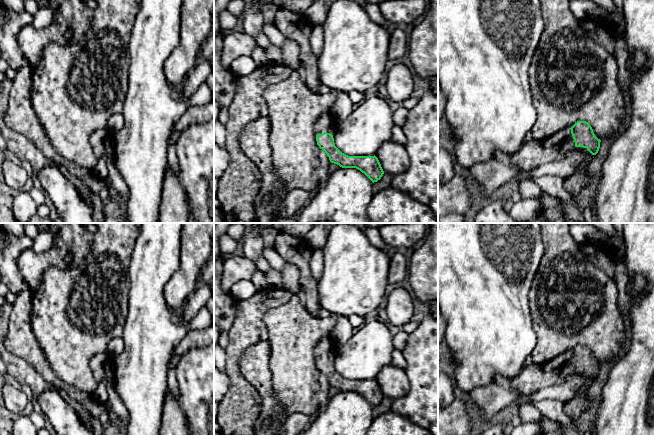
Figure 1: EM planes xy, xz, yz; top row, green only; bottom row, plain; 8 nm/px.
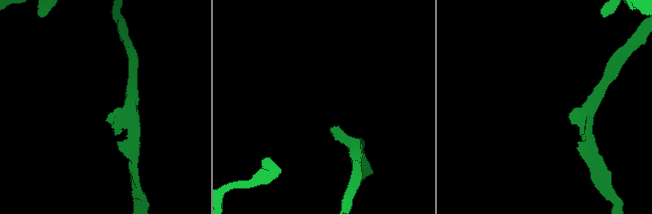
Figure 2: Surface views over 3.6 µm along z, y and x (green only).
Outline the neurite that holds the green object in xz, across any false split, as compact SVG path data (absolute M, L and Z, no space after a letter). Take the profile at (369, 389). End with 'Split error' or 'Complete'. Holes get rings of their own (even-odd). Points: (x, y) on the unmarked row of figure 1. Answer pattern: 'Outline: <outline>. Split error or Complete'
Outline: M332 338L322 339L315 348L317 369L327 378L330 386L342 392L356 392L364 397L373 407L380 404L384 395L375 379L348 380L335 370L333 359L336 351L337 345Z. Split error

